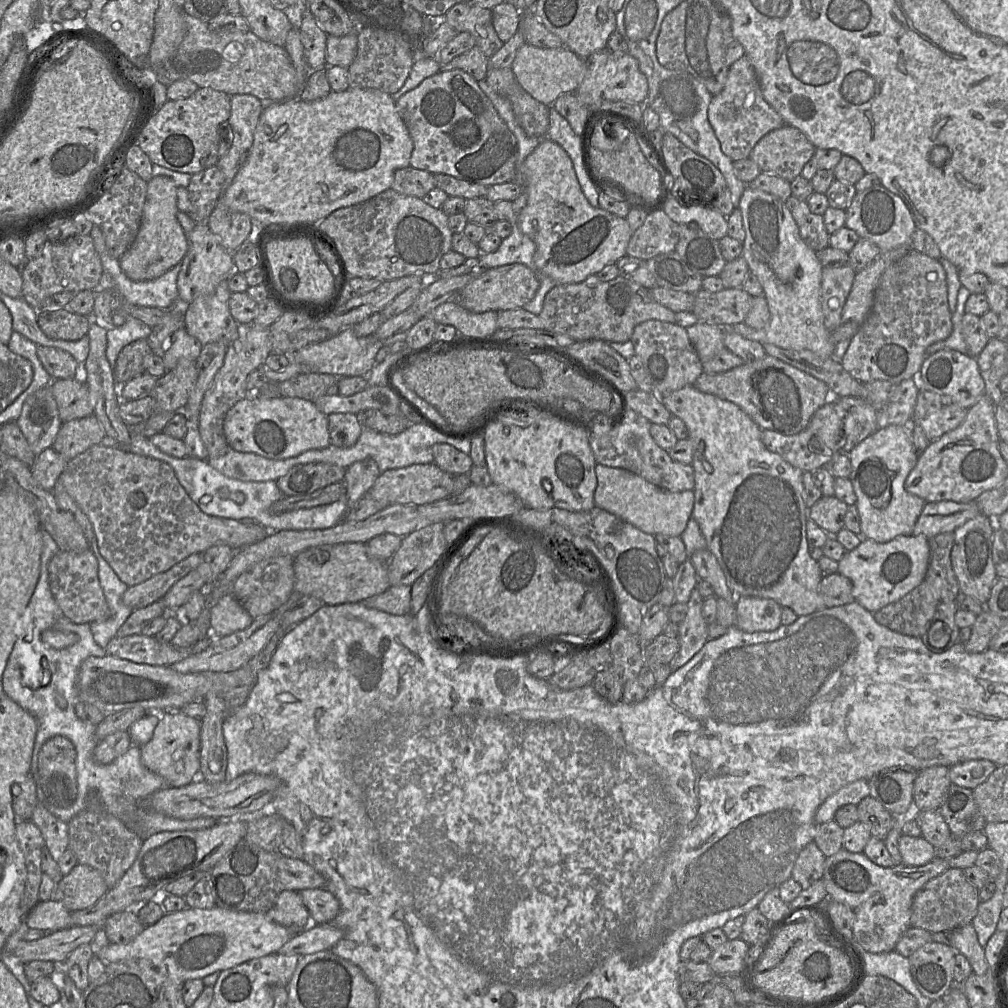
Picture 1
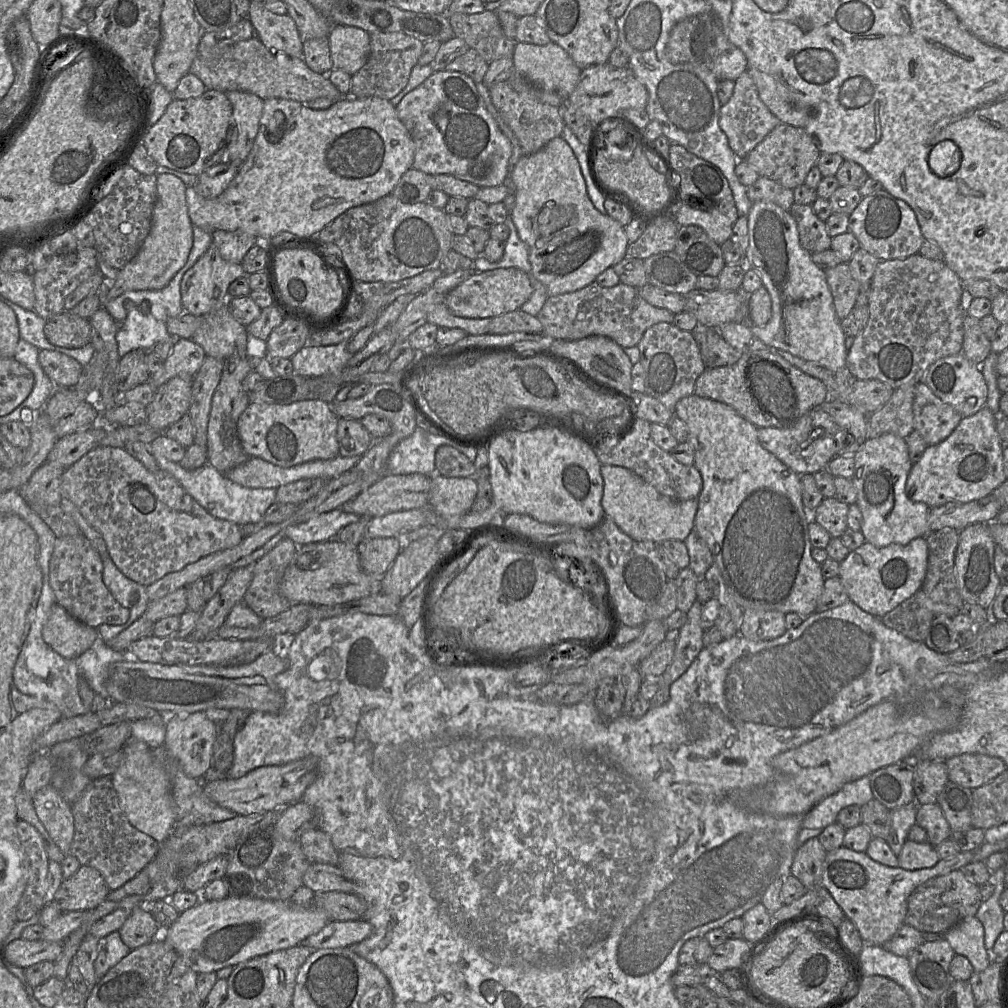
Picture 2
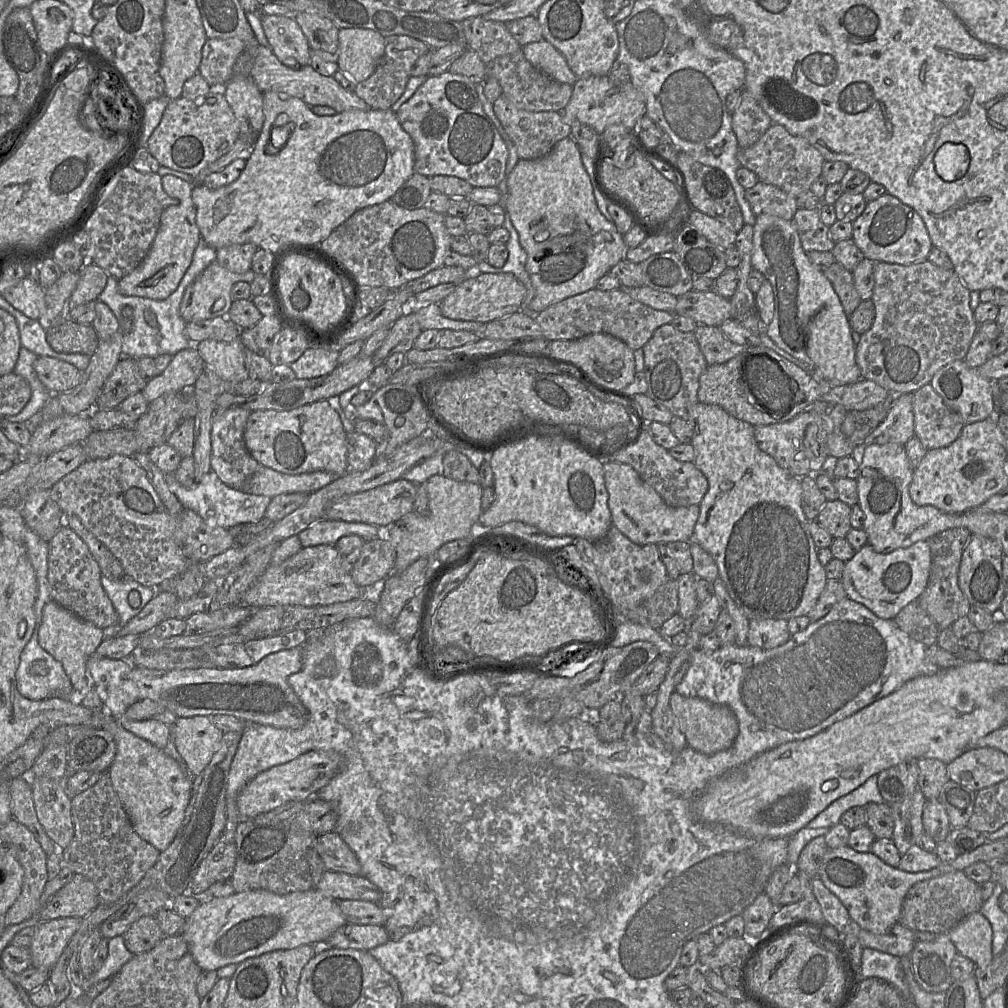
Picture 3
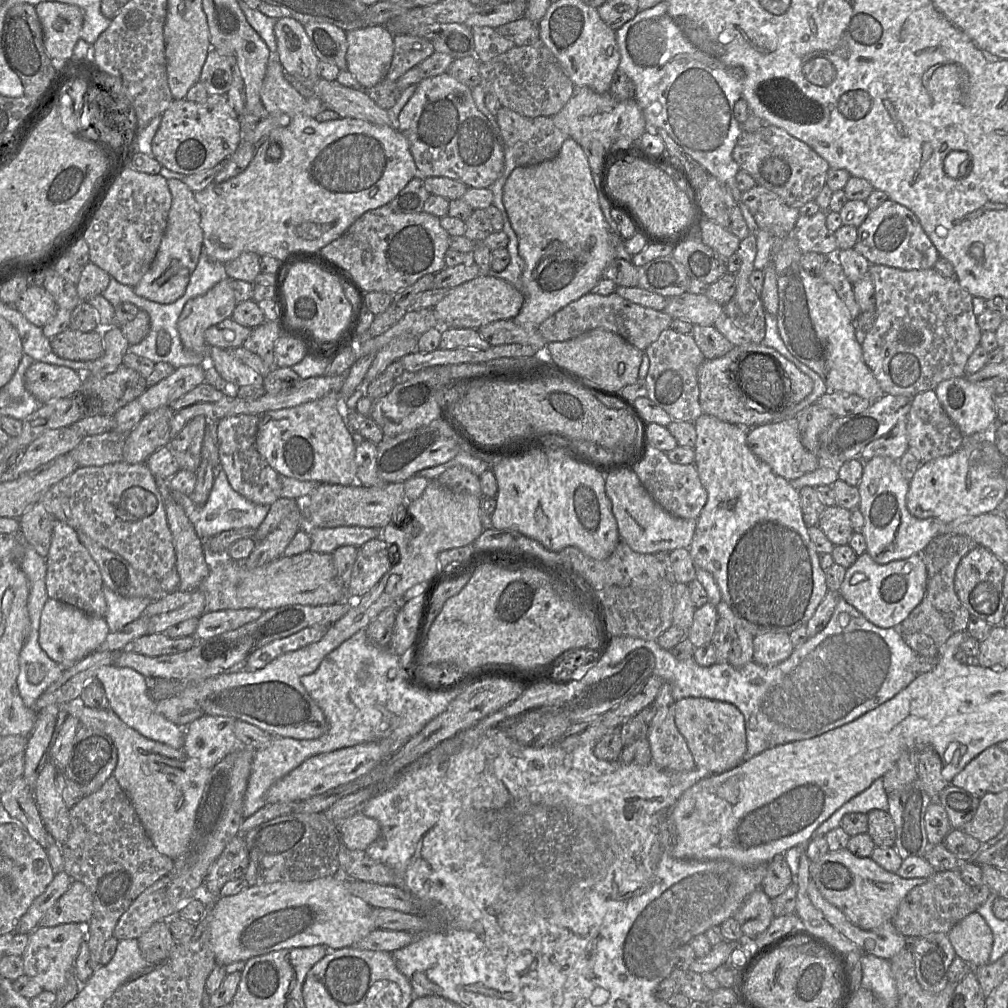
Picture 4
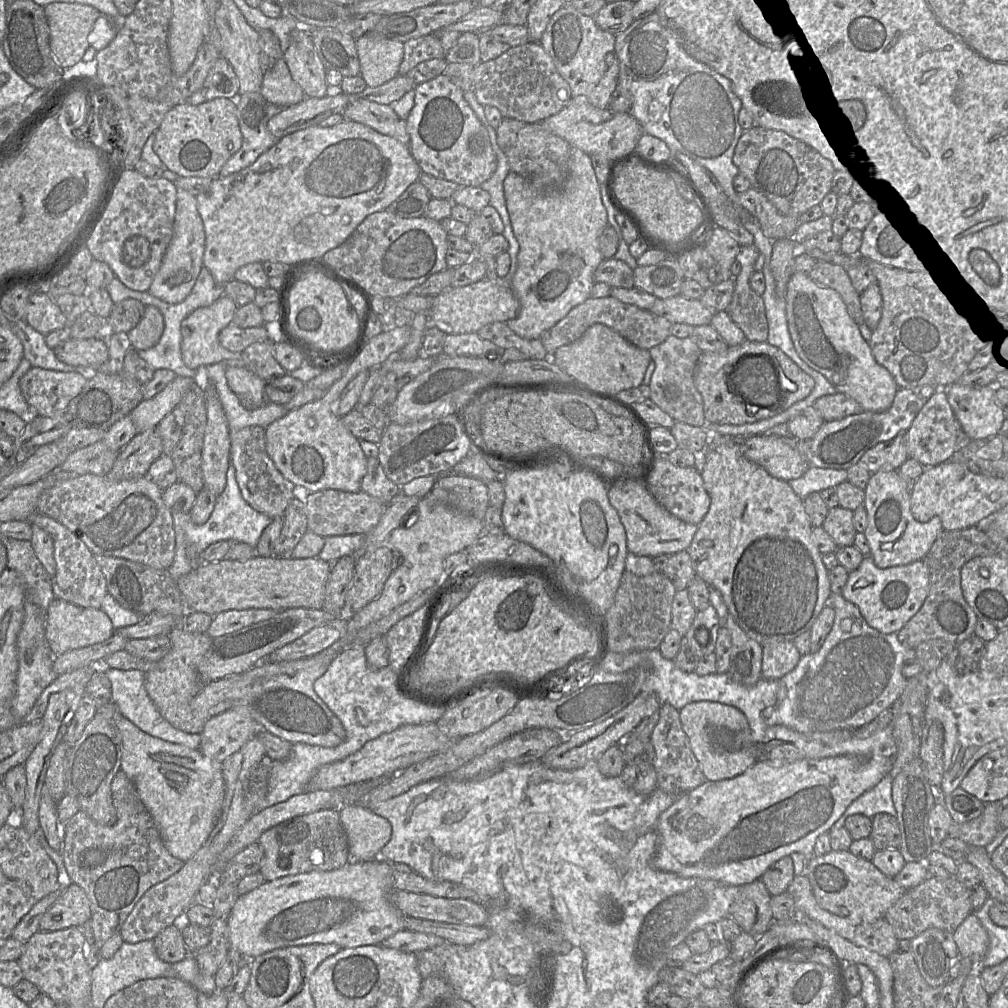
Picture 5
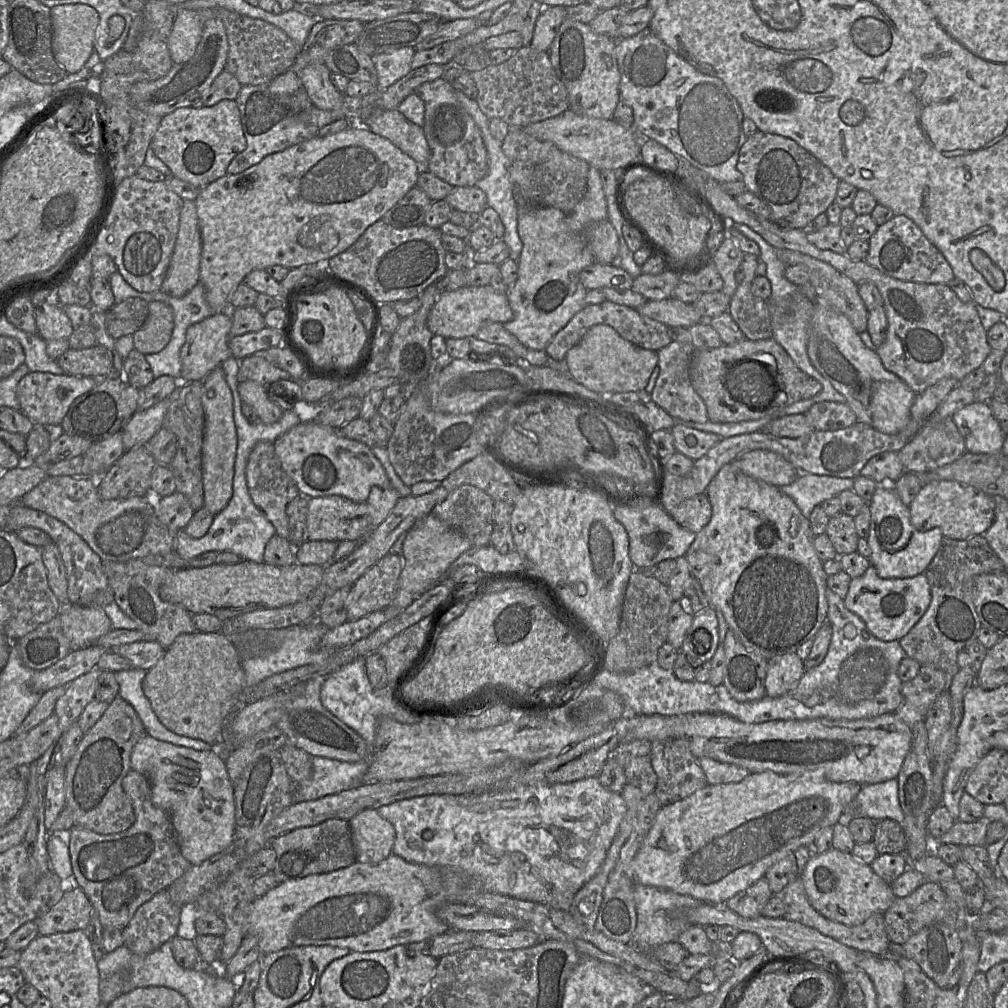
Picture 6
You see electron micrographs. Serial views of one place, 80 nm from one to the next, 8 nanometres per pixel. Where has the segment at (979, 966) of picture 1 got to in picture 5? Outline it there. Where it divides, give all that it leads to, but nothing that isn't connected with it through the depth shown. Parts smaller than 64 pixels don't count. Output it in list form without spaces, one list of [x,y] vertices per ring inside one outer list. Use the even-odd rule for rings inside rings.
[[[974,913],[958,926],[953,938],[960,957],[973,962],[983,959],[990,945],[988,932]]]

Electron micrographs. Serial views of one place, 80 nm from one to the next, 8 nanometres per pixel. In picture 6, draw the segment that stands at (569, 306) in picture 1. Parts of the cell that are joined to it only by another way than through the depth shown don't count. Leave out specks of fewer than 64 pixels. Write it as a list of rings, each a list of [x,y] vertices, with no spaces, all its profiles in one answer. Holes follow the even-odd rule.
[[[605,300],[600,304],[585,305],[582,310],[577,312],[546,346],[546,354],[557,361],[564,360],[569,349],[578,344],[588,329],[596,324],[609,325],[625,340],[640,348],[652,351],[658,351],[671,342],[669,327],[665,324],[643,316],[635,308]]]

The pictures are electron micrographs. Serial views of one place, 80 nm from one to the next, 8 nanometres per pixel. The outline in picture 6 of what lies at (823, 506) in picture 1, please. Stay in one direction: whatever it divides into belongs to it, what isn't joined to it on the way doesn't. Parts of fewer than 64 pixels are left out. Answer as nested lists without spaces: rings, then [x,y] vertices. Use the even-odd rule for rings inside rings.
[[[842,512],[830,517],[825,534],[830,539],[837,556],[857,551],[858,535],[853,517]]]

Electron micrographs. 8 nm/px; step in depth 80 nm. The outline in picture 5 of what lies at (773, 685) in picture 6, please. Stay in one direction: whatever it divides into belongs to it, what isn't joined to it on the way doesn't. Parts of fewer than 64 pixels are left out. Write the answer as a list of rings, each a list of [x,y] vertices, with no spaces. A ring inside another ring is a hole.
[[[793,641],[762,645],[762,655],[762,677],[768,680],[779,679],[788,674],[801,657]]]

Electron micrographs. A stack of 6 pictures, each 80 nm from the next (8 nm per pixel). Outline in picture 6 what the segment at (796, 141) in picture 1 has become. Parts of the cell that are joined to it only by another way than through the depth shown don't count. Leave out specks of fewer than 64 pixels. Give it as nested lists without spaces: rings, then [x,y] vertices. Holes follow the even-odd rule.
[[[756,131],[747,137],[739,151],[737,169],[743,176],[748,192],[757,196],[770,209],[770,221],[785,229],[804,229],[834,202],[840,180],[810,152],[794,140]]]

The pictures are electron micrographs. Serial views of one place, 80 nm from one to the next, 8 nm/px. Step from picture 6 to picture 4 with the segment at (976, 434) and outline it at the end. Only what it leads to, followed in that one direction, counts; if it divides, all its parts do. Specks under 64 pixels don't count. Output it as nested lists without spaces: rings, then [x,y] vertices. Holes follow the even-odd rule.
[[[963,376],[940,382],[935,393],[965,437],[988,433],[997,423],[993,388],[978,386]]]

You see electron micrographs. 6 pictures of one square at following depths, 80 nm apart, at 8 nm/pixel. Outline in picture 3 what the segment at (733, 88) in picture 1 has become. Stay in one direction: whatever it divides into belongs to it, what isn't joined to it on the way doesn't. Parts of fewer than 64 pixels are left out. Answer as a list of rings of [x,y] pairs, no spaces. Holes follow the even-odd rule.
[[[742,90],[741,102],[731,118],[732,129],[741,149],[753,145],[773,124],[768,114],[745,90]]]

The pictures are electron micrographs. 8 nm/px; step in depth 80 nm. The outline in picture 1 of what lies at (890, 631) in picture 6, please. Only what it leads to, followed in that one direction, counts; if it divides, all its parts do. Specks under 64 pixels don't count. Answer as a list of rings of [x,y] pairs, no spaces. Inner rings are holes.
[[[924,535],[897,536],[885,543],[862,538],[856,548],[846,551],[838,561],[837,572],[852,582],[855,601],[874,613],[900,600],[924,581],[928,562],[929,544]]]

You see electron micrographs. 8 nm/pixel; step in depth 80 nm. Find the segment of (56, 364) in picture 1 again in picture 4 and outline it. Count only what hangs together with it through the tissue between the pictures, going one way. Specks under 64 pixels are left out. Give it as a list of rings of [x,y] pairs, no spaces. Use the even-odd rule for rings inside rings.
[[[34,361],[26,370],[26,389],[41,403],[73,397],[81,389],[84,375],[66,367]]]

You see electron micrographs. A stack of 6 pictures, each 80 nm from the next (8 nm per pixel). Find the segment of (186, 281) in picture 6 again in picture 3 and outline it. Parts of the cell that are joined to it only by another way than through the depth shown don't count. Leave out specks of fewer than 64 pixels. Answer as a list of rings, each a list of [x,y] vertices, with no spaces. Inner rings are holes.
[[[164,175],[161,178],[164,191],[170,198],[178,199],[178,204],[169,205],[163,210],[158,231],[146,256],[131,273],[118,281],[119,291],[126,296],[140,296],[153,300],[169,297],[189,268],[200,240],[196,208],[191,197],[193,185],[173,175]]]

